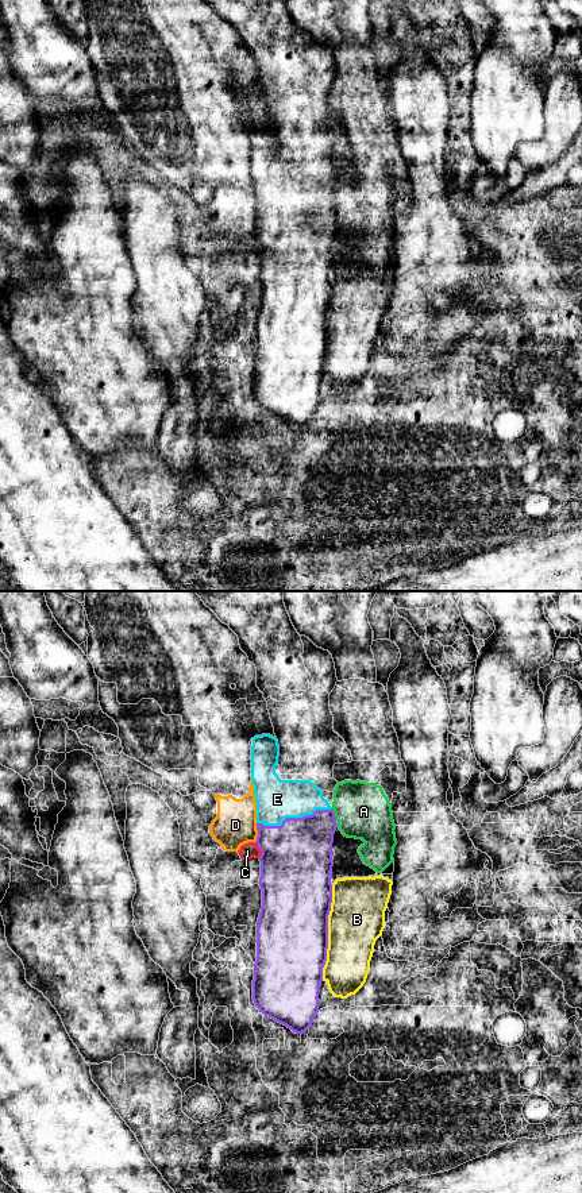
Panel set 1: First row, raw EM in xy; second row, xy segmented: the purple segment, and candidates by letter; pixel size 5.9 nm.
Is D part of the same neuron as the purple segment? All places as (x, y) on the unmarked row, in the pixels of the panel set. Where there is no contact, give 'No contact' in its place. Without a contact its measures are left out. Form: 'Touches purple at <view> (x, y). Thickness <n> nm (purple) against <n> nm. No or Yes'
Touches purple at xy (258, 228). Thickness 380 nm (purple) against 260 nm. No

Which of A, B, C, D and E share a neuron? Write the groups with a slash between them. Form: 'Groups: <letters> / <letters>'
Groups: A B / C D / E

